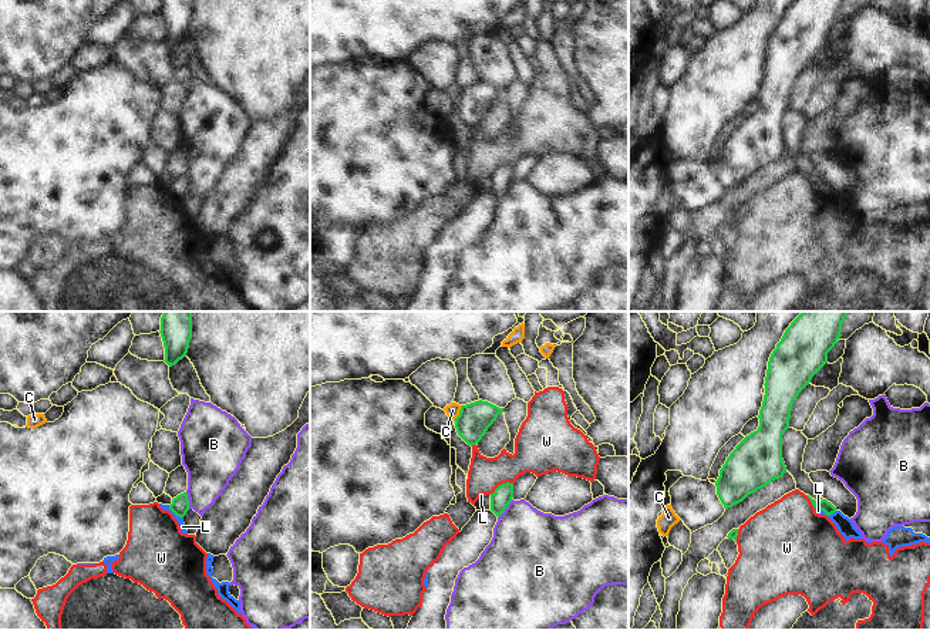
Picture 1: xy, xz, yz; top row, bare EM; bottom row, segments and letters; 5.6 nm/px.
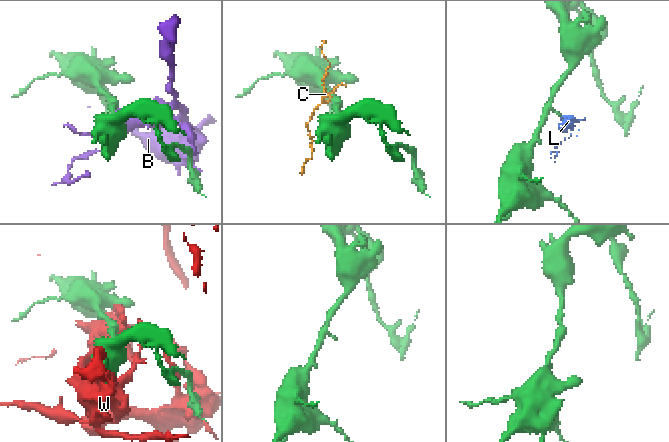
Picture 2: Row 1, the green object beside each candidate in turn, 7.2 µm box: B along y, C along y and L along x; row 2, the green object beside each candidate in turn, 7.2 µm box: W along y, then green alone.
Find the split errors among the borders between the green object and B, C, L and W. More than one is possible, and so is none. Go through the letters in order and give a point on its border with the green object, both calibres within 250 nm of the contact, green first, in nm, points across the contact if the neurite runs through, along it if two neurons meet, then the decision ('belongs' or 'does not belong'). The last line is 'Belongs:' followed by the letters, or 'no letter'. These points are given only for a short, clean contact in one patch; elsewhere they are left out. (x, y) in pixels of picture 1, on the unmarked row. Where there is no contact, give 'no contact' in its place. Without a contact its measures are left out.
B: xz (505, 189) | 110/400 nm | does not belong
C: xz (460, 94) | 190/80 nm | does not belong
L: xy (175, 195) | 100/40 nm | along xy (168, 187), (182, 199) | does not belong
W: xz (501, 167) | 110/200 nm | does not belong
Belongs: no letter

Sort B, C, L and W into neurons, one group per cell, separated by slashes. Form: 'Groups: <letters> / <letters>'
Groups: B / C / L W

